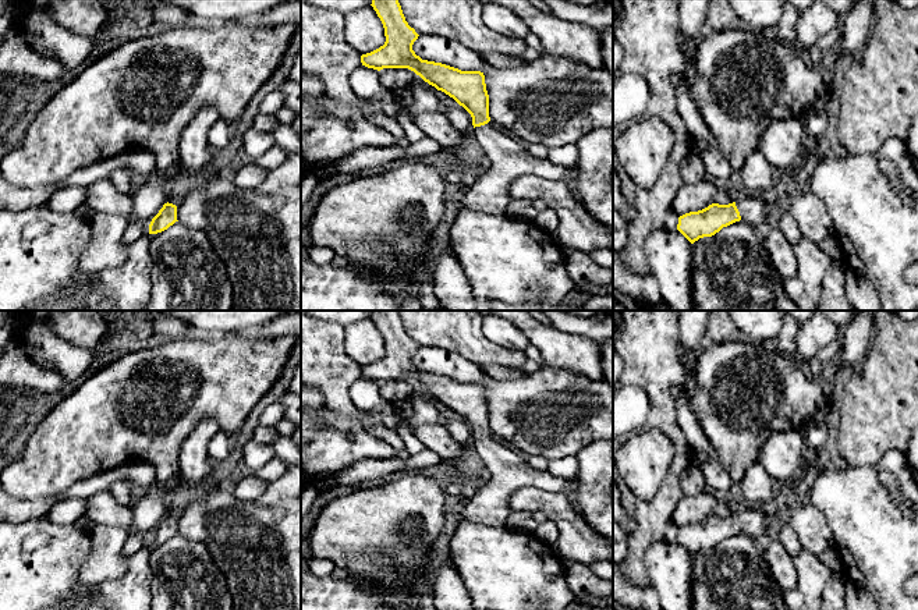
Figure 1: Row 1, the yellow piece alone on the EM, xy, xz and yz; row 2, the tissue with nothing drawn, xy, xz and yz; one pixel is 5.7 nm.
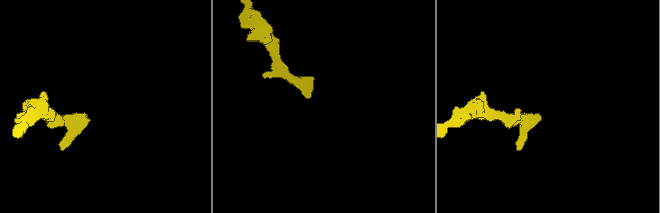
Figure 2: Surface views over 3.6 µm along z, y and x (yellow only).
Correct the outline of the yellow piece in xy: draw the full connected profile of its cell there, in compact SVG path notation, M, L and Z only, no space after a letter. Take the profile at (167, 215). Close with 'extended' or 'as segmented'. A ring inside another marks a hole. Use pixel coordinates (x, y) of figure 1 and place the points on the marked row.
M164 203L159 213L152 219L149 224L149 234L157 234L167 230L177 220L177 206L173 203Z | as segmented

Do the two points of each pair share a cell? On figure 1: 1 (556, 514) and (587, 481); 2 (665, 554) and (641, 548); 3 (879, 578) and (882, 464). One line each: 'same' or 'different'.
1: different
2: different
3: same

